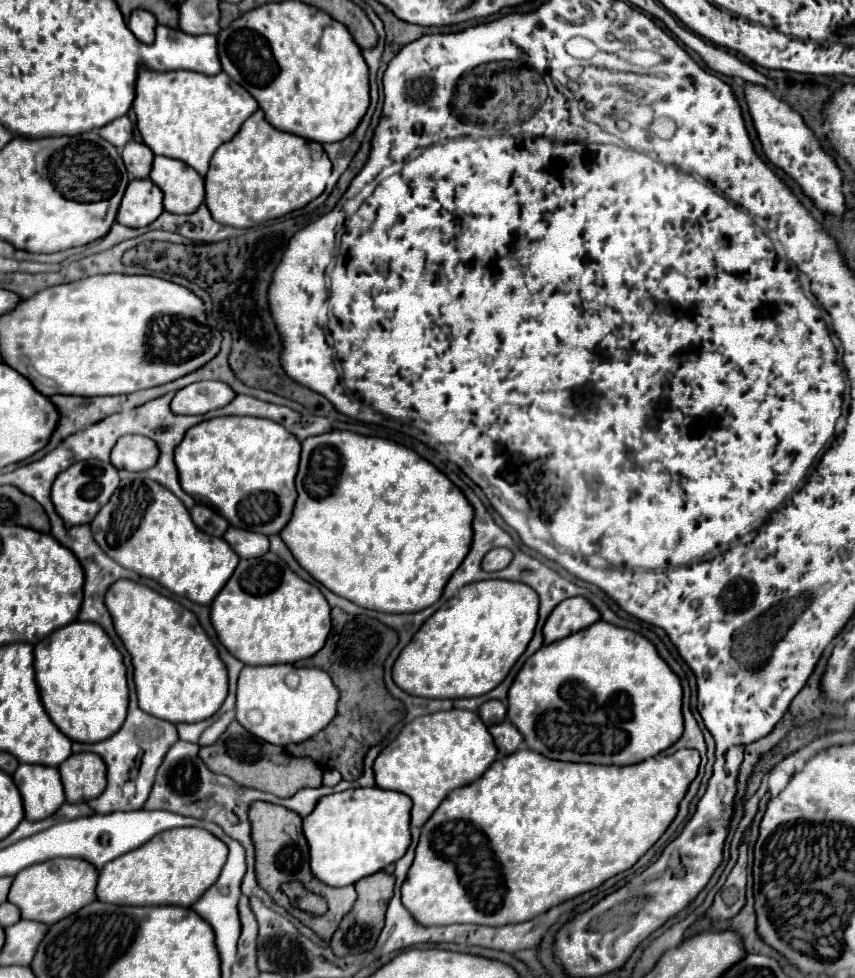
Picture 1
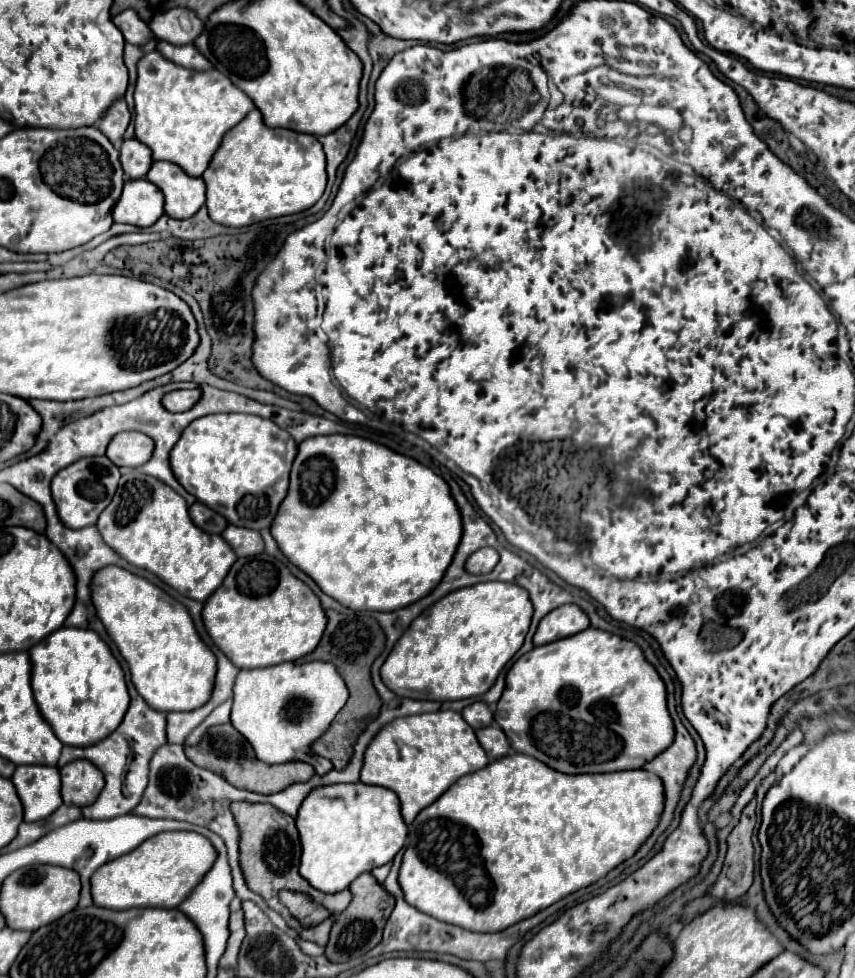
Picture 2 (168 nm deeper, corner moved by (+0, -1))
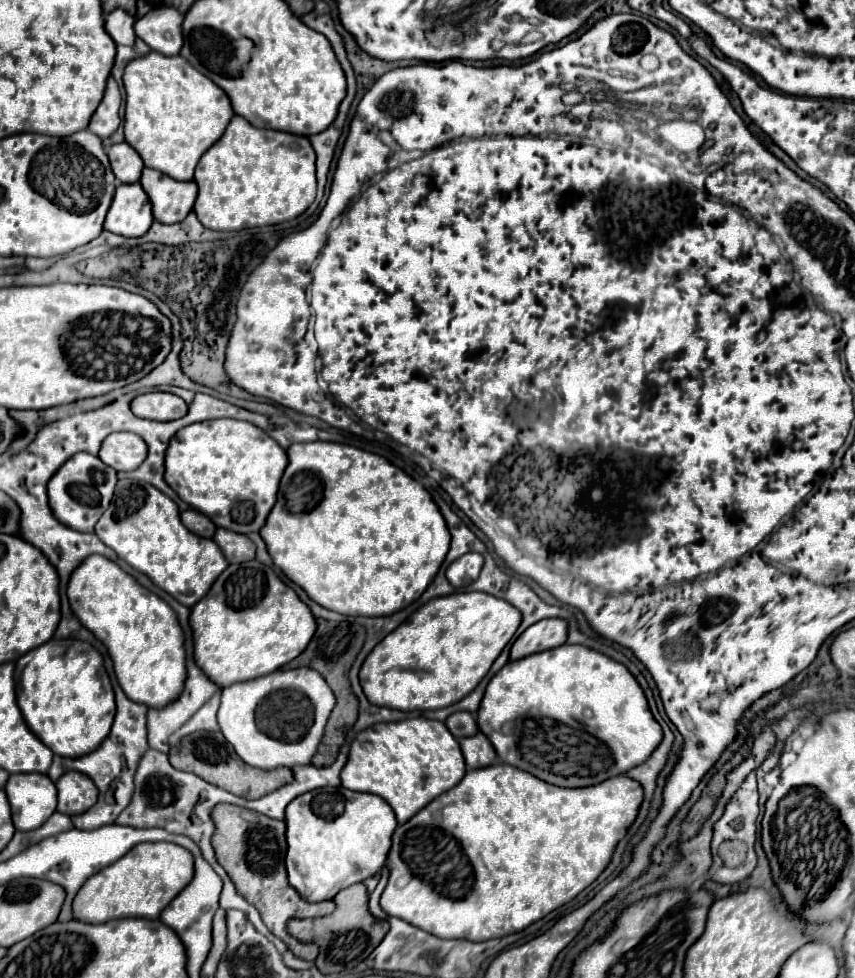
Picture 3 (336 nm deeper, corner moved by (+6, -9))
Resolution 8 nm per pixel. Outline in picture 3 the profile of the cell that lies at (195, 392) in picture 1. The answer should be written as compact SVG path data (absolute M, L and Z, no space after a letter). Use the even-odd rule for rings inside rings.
M145 393L133 399L131 409L137 417L153 419L153 421L173 421L181 419L187 413L187 403L171 393Z

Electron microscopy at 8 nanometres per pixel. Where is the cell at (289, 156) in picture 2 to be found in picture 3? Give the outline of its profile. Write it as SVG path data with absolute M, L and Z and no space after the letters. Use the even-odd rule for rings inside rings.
M235 115L223 137L197 163L195 183L199 187L195 213L207 229L241 231L277 225L301 215L315 201L315 151L307 137L257 129Z

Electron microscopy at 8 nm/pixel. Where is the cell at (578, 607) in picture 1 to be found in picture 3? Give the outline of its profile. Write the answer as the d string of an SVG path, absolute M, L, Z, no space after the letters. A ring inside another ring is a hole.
M543 619L529 627L511 647L511 661L523 659L525 655L533 655L539 651L555 649L567 643L569 625L563 619Z

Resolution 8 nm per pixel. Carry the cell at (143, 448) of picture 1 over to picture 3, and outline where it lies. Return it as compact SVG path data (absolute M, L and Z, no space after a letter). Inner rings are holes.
M113 433L109 435L99 451L99 459L115 471L133 471L147 457L147 445L139 435Z

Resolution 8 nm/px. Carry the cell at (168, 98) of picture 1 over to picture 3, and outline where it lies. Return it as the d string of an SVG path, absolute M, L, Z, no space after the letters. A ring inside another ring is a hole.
M155 51L133 59L125 67L123 83L127 91L125 141L141 155L145 167L179 181L193 179L197 161L225 133L235 115L227 93L181 55L163 57Z

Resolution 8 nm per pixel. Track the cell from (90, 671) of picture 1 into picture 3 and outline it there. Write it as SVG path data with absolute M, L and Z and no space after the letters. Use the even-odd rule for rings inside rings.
M53 639L15 663L17 703L27 727L57 755L91 753L109 735L115 695L101 653L85 641Z

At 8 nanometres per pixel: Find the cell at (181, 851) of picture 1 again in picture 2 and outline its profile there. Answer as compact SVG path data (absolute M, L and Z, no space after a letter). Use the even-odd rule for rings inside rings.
M167 831L147 839L139 849L101 865L91 877L93 905L107 909L165 907L175 909L215 863L215 849L207 837L193 831Z

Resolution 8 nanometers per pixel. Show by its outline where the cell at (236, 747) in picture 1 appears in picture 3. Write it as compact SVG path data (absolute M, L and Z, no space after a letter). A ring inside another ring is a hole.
M197 731L191 733L189 737L185 737L181 741L179 747L171 747L169 751L169 759L171 765L179 771L189 771L193 775L199 775L201 779L233 793L245 799L261 799L269 793L273 793L275 789L289 785L293 781L293 771L291 769L273 769L273 771L263 771L263 769L253 769L251 765L245 765L235 749L225 741L221 731L209 733L209 731Z

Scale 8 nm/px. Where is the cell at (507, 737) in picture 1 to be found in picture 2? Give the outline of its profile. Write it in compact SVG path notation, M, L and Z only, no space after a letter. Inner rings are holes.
M489 725L483 727L479 731L475 731L479 745L483 747L483 751L487 753L489 761L495 761L499 757L505 757L509 751L509 741L505 737L505 733L497 727L497 725Z

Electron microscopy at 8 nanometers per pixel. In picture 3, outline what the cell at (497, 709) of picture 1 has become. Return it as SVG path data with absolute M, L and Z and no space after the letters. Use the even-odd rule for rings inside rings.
M467 711L453 713L453 715L451 715L451 717L445 721L445 725L449 727L449 731L451 731L451 733L453 733L457 739L471 737L471 735L475 735L475 733L479 731L475 717L473 717L471 713L467 713Z

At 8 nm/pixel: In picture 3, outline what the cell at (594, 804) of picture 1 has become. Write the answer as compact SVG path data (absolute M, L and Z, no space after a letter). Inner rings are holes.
M491 765L483 769L471 769L467 775L453 787L449 793L441 793L435 801L431 801L421 813L413 815L405 825L397 827L393 833L393 847L389 851L389 883L381 895L381 907L385 913L401 917L403 921L409 921L417 925L419 929L425 929L437 937L465 937L469 941L487 941L487 939L497 939L505 937L517 931L523 931L531 923L543 919L547 913L555 911L563 903L571 901L577 893L581 893L585 887L589 887L611 863L611 857L615 853L617 843L627 835L629 827L639 815L639 807L643 803L643 787L641 783L633 781L627 775L617 775L611 777L599 785L591 787L579 787L579 789L563 789L563 787L553 787L513 765Z

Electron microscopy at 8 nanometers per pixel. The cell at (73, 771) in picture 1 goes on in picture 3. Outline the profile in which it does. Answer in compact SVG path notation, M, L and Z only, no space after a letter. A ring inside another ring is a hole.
M69 771L57 781L57 799L59 813L79 815L97 803L97 787L89 775Z

